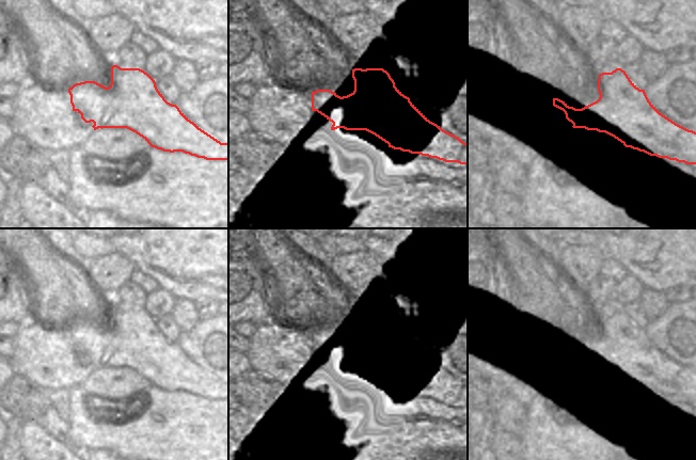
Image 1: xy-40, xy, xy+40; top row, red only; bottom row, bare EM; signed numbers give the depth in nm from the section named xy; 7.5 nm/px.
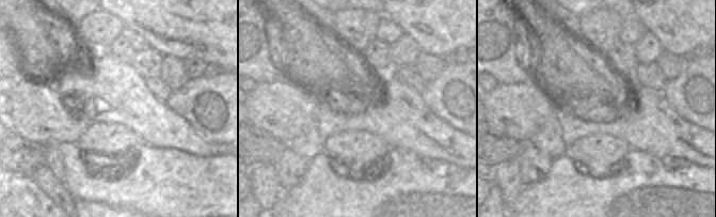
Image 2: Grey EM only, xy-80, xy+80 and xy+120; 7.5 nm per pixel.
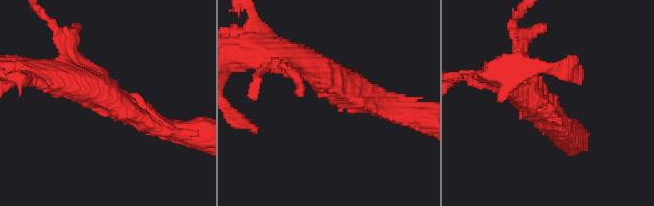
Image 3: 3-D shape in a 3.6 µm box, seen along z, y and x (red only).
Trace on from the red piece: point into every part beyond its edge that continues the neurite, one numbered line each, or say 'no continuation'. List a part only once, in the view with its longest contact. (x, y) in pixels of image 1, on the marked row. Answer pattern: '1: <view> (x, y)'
no continuation

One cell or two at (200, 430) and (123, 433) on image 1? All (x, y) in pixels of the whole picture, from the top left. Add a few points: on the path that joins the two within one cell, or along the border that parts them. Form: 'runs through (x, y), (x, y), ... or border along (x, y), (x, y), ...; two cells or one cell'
runs through (180, 431), (142, 433); one cell

